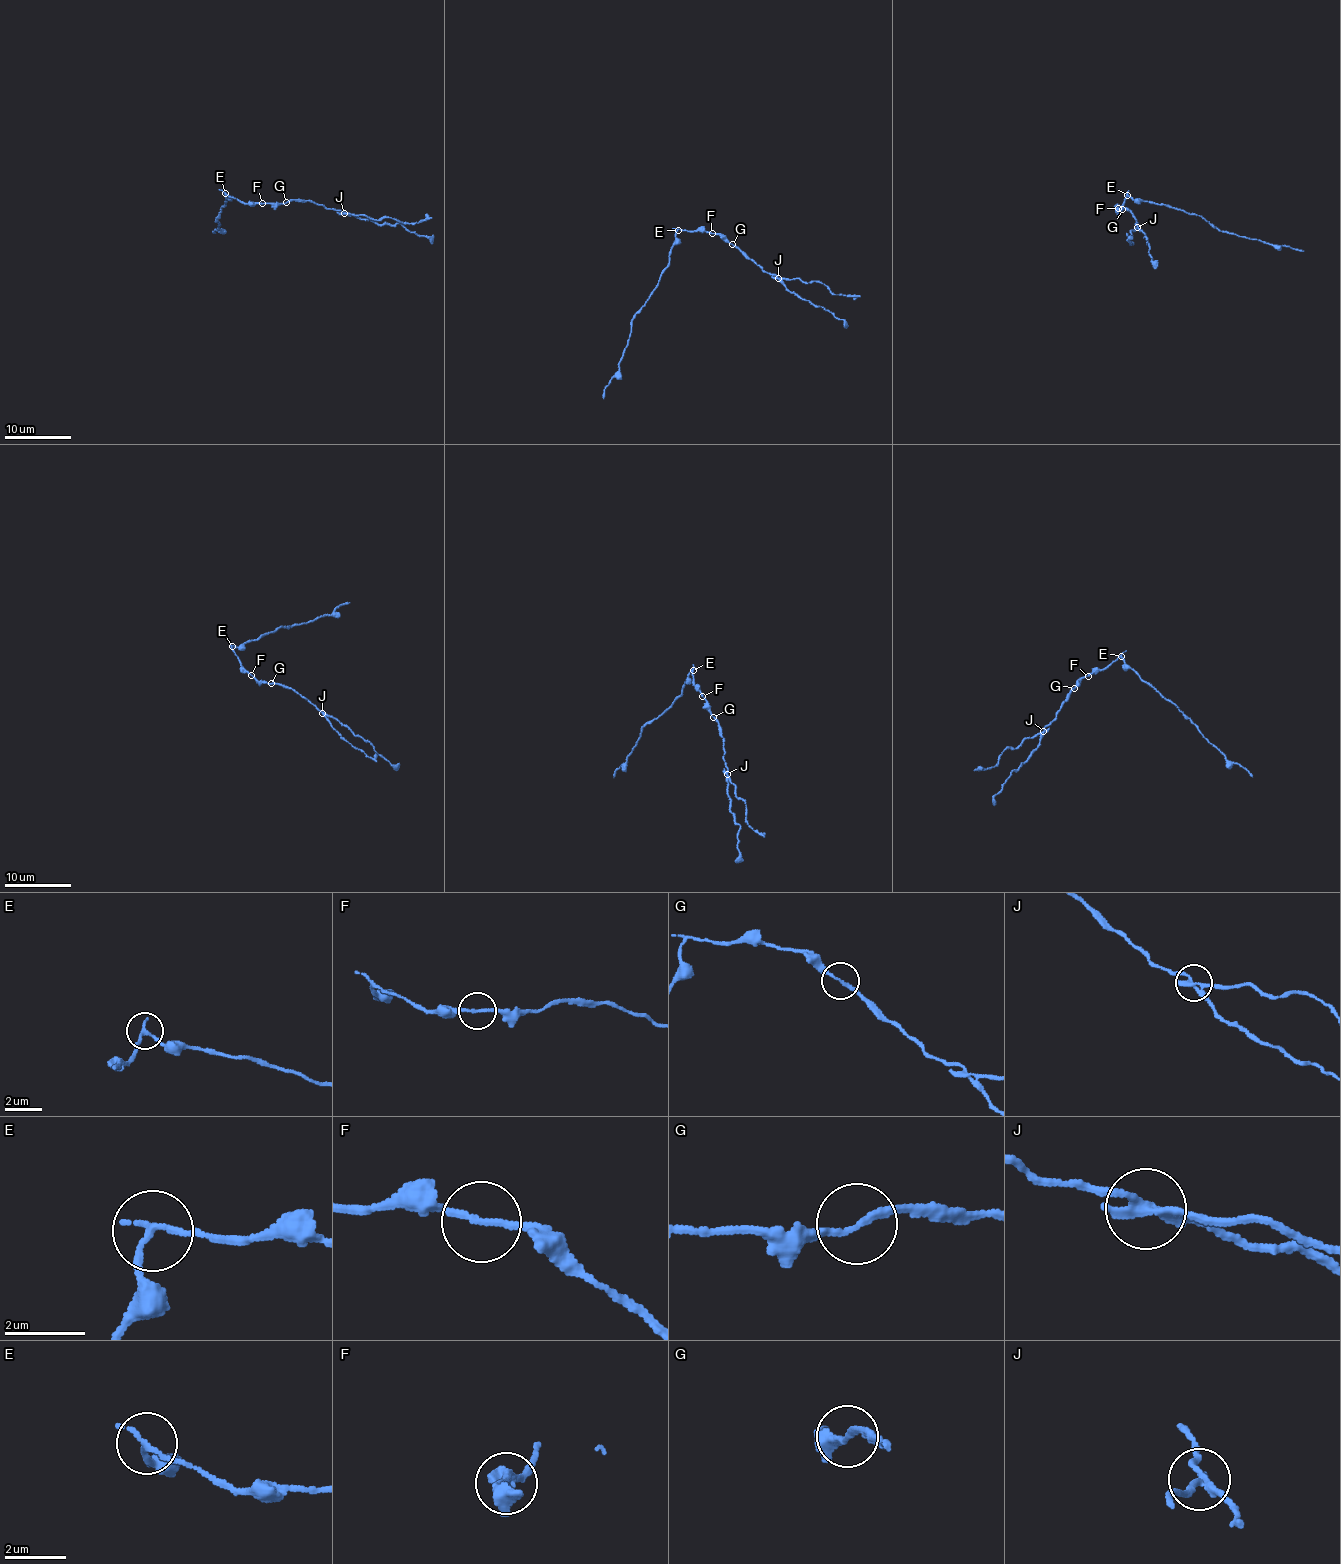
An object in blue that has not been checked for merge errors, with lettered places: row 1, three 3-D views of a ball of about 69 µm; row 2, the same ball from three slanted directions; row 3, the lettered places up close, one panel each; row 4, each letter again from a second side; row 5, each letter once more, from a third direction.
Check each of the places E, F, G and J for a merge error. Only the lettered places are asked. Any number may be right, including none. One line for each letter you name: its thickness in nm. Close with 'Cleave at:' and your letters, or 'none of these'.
E: Thickness 170 nm
J: Thickness 200 nm
Cleave at: E, J

